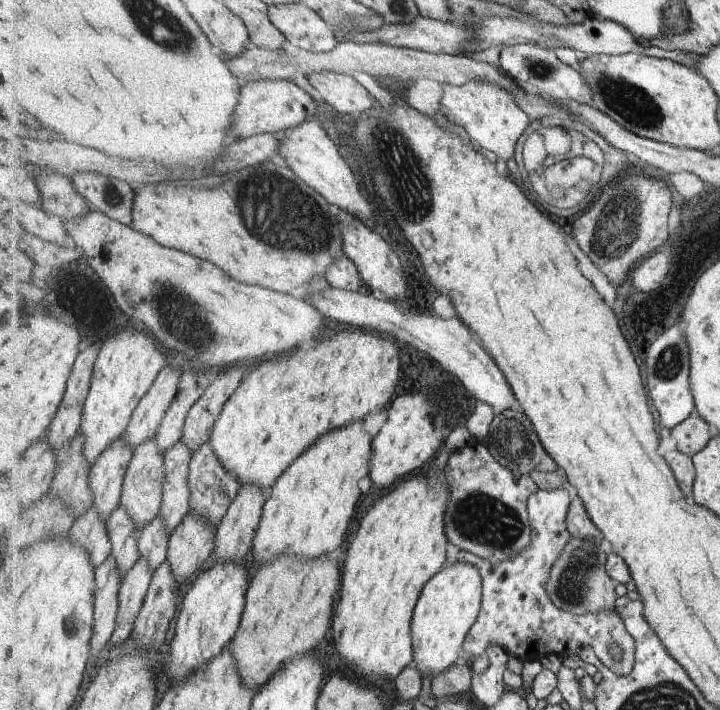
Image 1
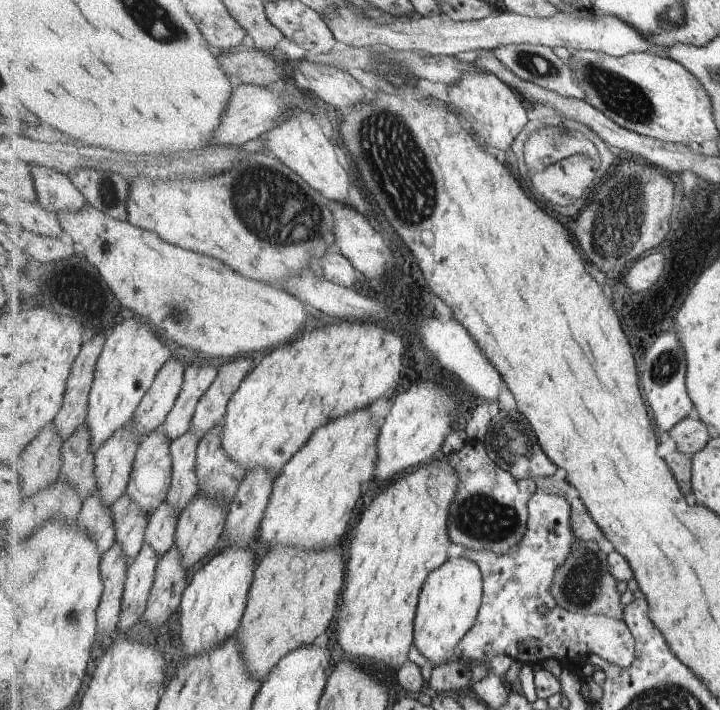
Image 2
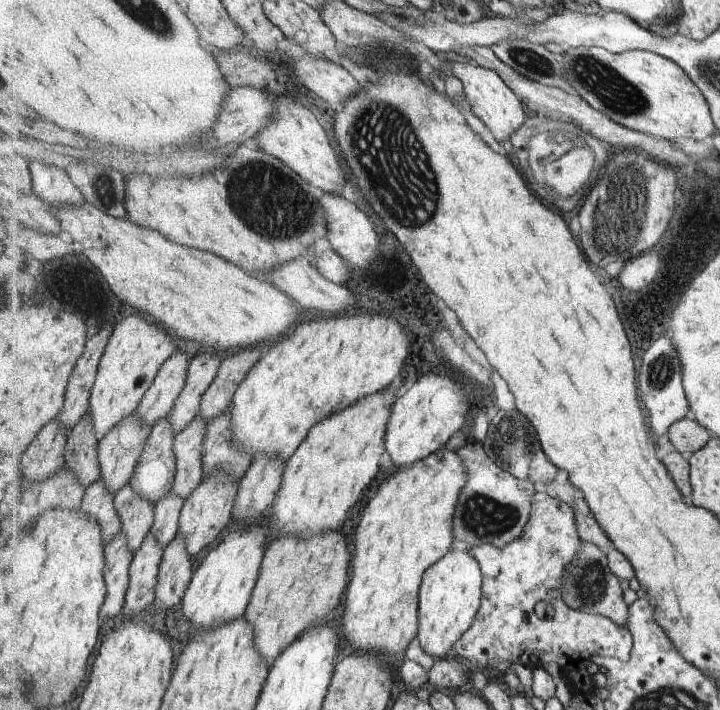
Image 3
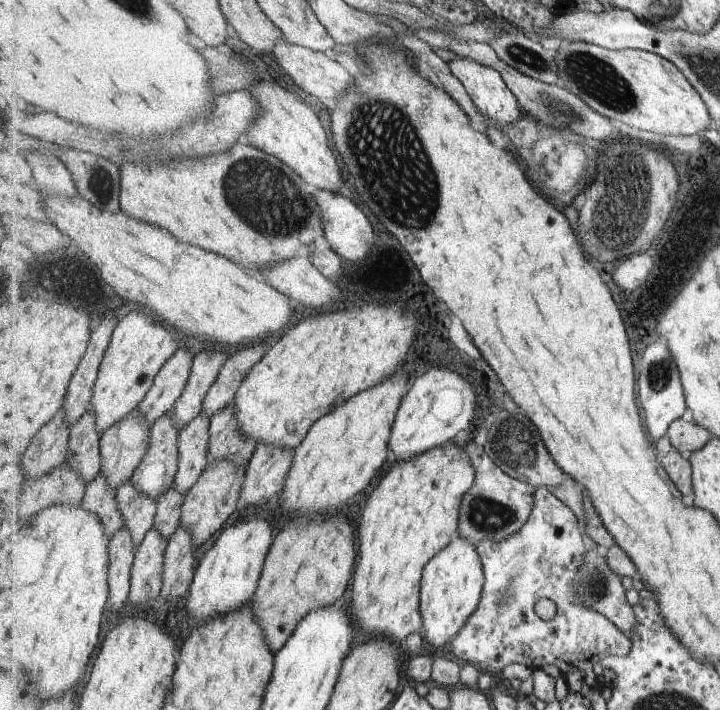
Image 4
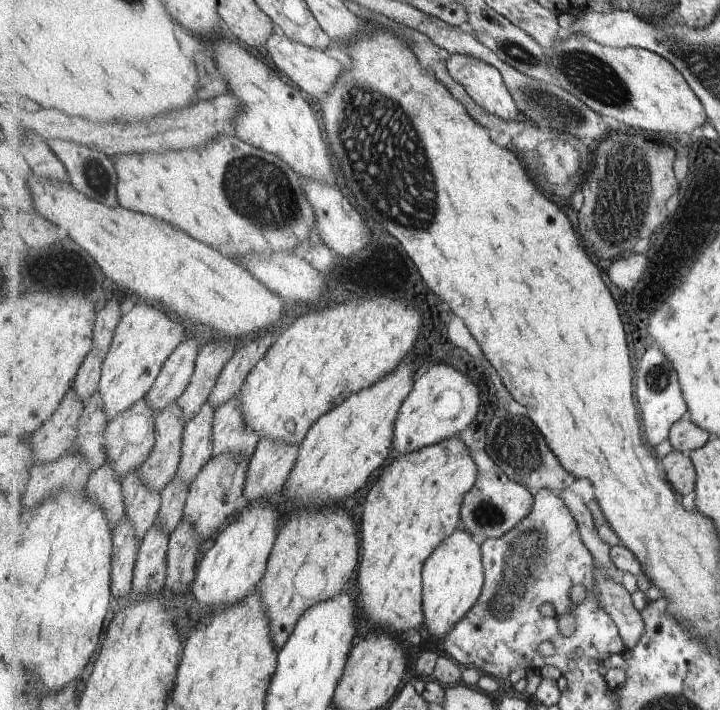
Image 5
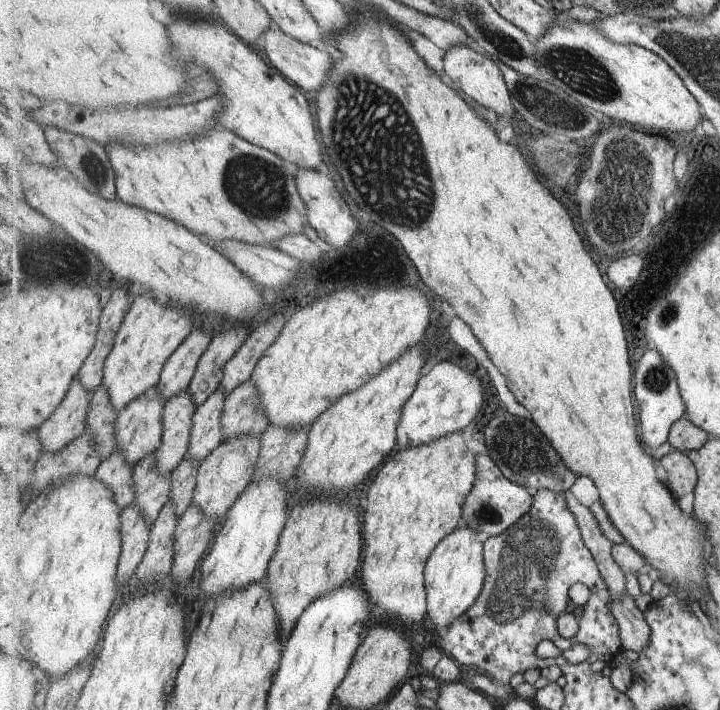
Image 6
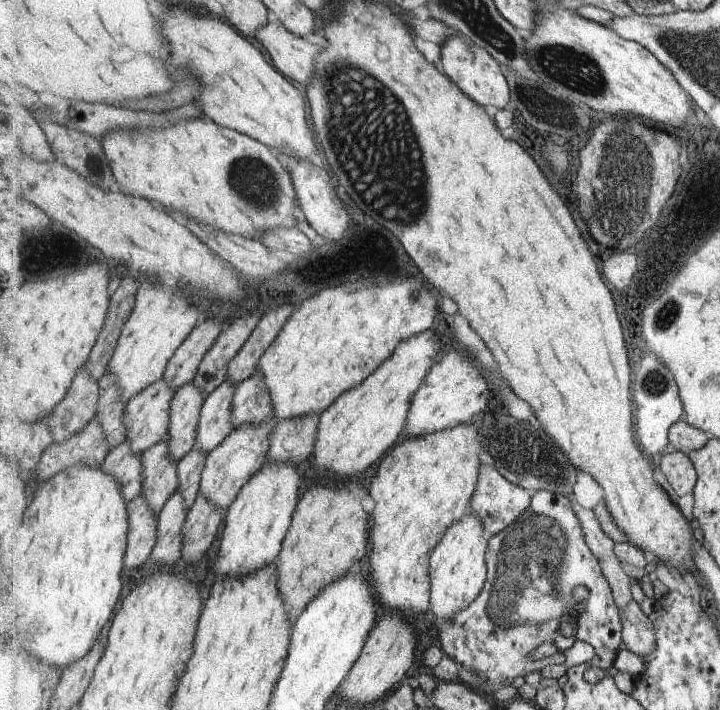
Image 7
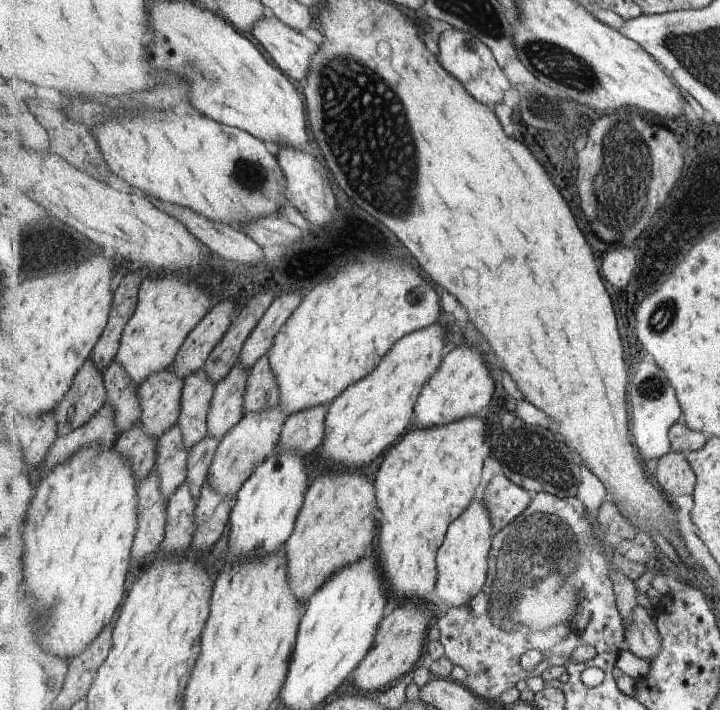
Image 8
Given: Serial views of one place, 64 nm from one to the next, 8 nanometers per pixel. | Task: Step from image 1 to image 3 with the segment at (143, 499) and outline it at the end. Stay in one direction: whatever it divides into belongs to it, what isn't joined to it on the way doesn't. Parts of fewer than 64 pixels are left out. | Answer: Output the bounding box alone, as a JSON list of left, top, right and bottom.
[130,418,177,504]

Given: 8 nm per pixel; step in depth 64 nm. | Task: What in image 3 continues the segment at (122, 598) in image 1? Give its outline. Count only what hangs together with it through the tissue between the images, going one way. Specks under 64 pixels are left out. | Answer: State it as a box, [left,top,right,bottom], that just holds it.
[122,532,164,618]

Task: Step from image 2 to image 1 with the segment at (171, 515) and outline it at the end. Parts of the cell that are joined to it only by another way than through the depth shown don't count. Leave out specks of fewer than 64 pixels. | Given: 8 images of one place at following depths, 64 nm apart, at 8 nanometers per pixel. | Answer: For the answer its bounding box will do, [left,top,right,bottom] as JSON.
[139,514,172,570]

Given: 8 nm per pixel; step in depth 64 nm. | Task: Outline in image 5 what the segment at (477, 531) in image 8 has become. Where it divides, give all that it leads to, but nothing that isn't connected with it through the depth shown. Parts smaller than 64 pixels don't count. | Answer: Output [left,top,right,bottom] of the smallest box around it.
[424,530,486,638]

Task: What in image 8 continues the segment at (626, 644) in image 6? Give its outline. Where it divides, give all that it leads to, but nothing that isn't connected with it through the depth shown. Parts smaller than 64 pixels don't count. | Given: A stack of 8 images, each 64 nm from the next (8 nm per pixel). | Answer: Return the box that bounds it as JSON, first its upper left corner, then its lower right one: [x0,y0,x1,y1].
[625,605,665,660]

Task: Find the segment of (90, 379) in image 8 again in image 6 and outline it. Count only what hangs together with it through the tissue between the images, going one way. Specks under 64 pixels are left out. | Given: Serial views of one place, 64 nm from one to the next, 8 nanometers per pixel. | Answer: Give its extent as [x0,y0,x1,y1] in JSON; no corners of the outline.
[37,378,92,453]

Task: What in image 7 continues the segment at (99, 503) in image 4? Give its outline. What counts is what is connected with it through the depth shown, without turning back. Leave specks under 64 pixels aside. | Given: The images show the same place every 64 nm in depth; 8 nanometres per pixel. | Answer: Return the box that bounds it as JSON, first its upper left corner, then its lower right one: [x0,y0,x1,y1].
[102,439,143,501]

